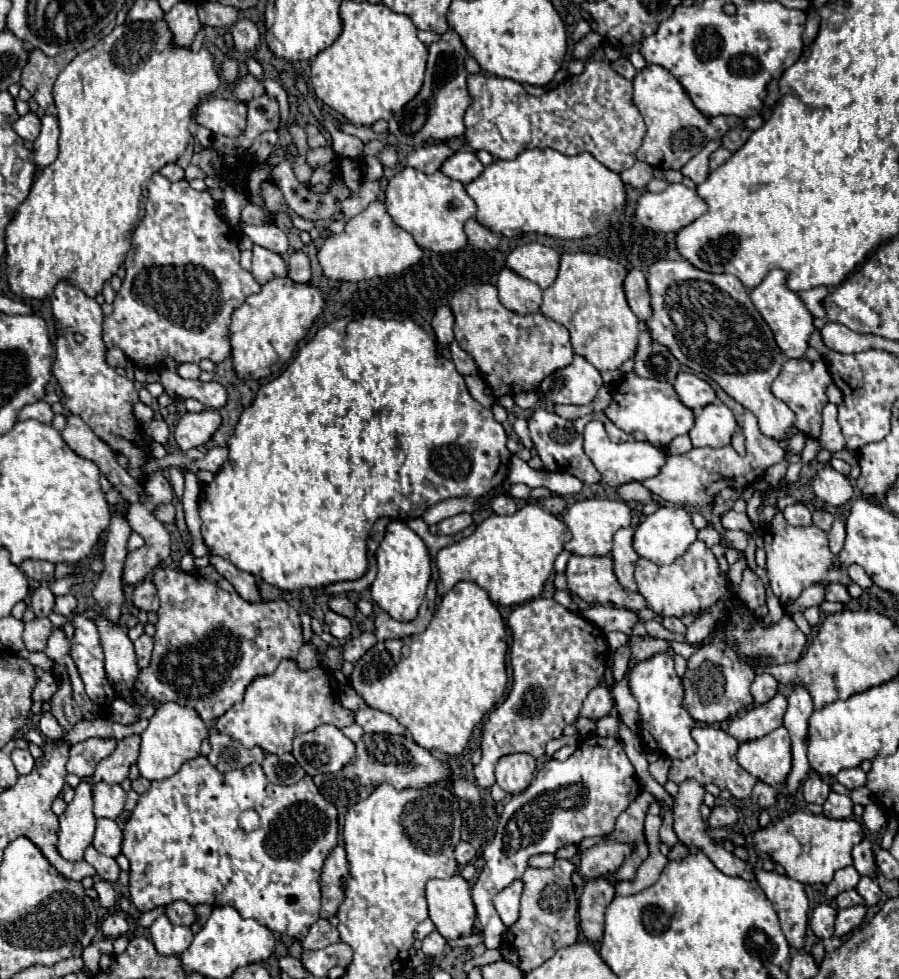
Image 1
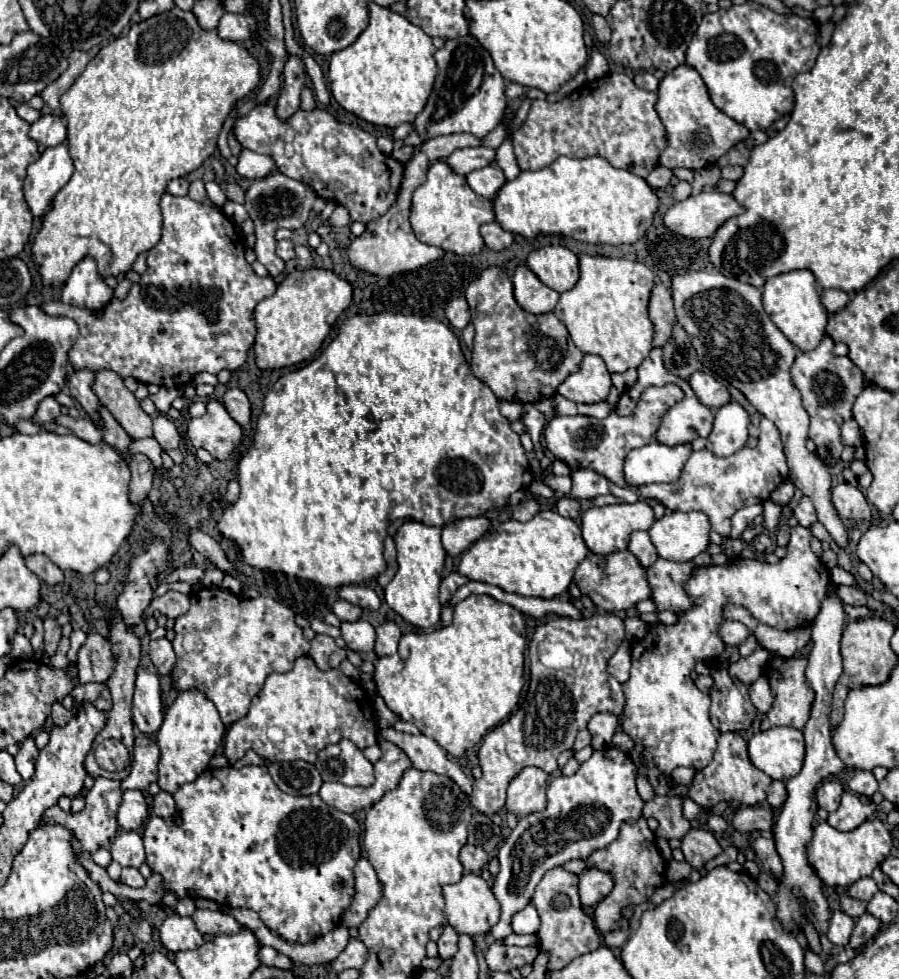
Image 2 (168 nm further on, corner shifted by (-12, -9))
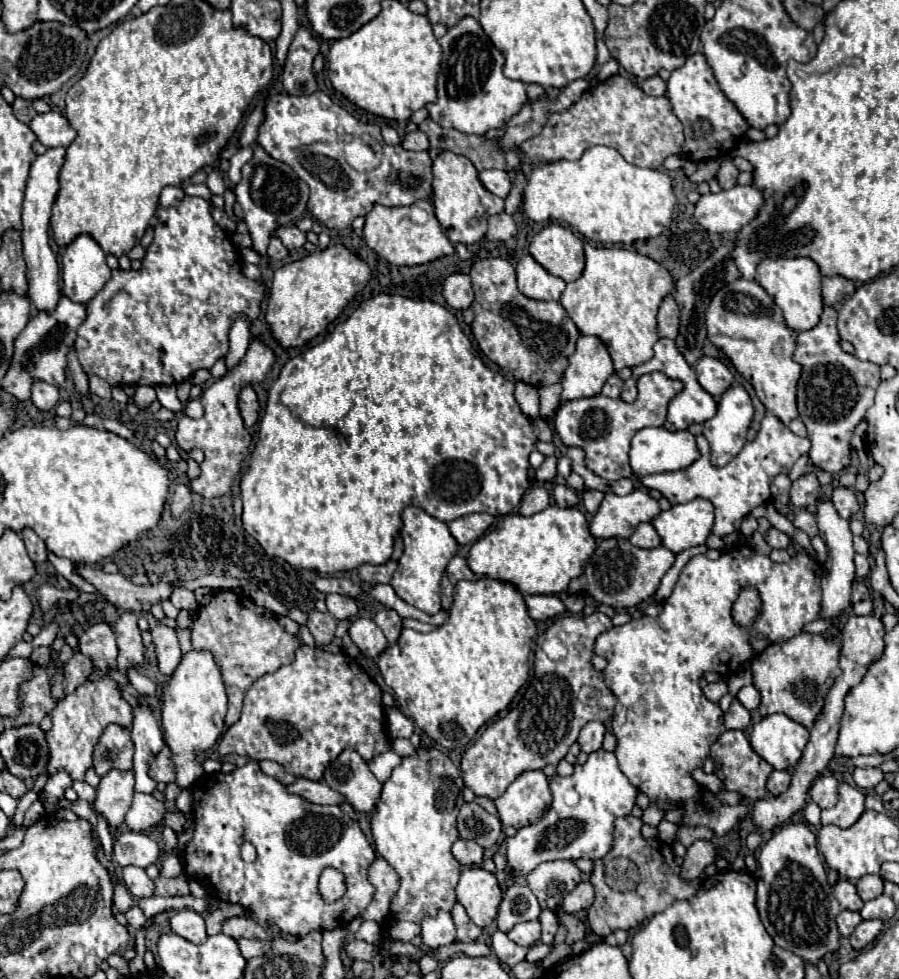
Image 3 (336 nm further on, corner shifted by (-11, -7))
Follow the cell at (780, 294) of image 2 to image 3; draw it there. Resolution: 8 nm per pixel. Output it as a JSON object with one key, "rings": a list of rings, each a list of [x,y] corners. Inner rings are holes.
{"rings":[[[767,258],[767,262],[761,262],[757,266],[755,282],[761,284],[781,308],[785,324],[795,332],[805,332],[815,328],[823,314],[821,278],[823,276],[819,272],[819,266],[809,258]]]}

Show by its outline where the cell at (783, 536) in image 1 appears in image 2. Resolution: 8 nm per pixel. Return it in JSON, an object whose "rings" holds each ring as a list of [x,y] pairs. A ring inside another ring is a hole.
{"rings":[[[796,526],[790,536],[788,554],[778,564],[760,562],[750,568],[750,558],[736,556],[722,566],[696,568],[684,584],[684,590],[694,602],[692,608],[680,612],[678,622],[672,626],[662,622],[648,624],[646,636],[632,646],[630,678],[622,684],[626,706],[620,716],[620,726],[634,744],[642,746],[648,782],[656,794],[666,794],[674,786],[670,774],[676,766],[704,768],[712,762],[720,732],[712,726],[708,716],[710,696],[696,688],[690,674],[696,662],[710,662],[726,648],[718,634],[724,622],[724,606],[742,606],[760,624],[778,630],[794,630],[812,624],[820,612],[820,602],[830,586],[830,574],[810,550],[810,538],[808,528]]]}

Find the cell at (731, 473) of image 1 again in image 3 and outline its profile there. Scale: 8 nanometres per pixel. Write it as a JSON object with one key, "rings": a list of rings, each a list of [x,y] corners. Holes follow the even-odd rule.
{"rings":[[[767,414],[761,420],[759,434],[753,442],[747,442],[743,450],[721,468],[715,468],[710,462],[710,447],[703,435],[697,436],[699,446],[699,458],[687,466],[685,470],[667,472],[667,474],[651,474],[643,476],[641,484],[649,490],[659,490],[671,504],[685,504],[695,498],[705,498],[715,508],[715,524],[713,534],[725,536],[731,532],[737,532],[741,526],[743,516],[747,516],[755,506],[765,504],[771,498],[769,486],[773,476],[777,474],[789,474],[791,466],[799,460],[801,454],[807,454],[811,448],[809,438],[795,436],[785,424],[781,424],[775,416]]]}

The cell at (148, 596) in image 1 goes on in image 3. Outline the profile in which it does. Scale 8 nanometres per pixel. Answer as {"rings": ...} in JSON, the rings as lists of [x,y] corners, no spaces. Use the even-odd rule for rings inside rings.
{"rings":[[[177,588],[169,600],[177,610],[197,610],[197,600],[195,600],[195,594],[191,590]]]}

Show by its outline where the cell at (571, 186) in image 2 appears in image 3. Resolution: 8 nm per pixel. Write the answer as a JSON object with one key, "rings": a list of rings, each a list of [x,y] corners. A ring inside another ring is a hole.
{"rings":[[[593,146],[585,150],[583,156],[575,162],[563,160],[563,162],[537,166],[527,178],[521,212],[525,218],[533,222],[547,222],[547,220],[565,222],[593,242],[629,246],[635,240],[647,240],[659,236],[671,224],[673,206],[675,206],[675,194],[671,188],[671,180],[665,172],[651,168],[637,168],[633,164],[627,164],[617,150],[607,146]]]}

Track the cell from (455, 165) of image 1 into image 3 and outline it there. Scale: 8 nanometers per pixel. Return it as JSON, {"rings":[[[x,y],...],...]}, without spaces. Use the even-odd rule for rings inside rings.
{"rings":[[[481,170],[479,180],[491,194],[499,198],[505,198],[511,190],[511,178],[505,170]]]}

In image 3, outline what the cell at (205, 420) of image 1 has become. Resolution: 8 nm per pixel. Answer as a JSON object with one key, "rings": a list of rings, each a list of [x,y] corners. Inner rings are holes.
{"rings":[[[253,340],[249,344],[245,358],[233,370],[229,370],[223,378],[219,378],[207,390],[203,390],[201,404],[205,408],[205,416],[199,418],[199,420],[189,420],[187,416],[183,416],[179,420],[179,426],[177,426],[177,432],[175,432],[175,440],[177,440],[179,448],[183,448],[183,450],[201,448],[205,452],[205,460],[199,464],[201,474],[191,480],[193,492],[197,492],[205,498],[229,494],[231,484],[241,470],[243,458],[245,458],[249,442],[251,442],[251,436],[249,436],[247,428],[243,426],[243,418],[241,418],[239,408],[237,408],[237,396],[239,396],[239,390],[245,384],[263,382],[267,372],[273,366],[273,360],[275,360],[273,352],[263,342]]]}

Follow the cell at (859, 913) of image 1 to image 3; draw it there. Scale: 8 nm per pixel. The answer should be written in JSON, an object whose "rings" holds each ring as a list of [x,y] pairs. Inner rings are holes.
{"rings":[[[863,920],[857,928],[855,928],[855,932],[849,936],[849,940],[851,940],[851,946],[855,948],[855,950],[863,950],[867,944],[871,944],[875,938],[877,938],[877,934],[883,930],[883,922],[879,922],[879,920]]]}

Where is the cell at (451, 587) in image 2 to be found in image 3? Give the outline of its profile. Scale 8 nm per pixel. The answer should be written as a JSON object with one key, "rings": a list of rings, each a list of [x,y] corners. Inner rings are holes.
{"rings":[[[455,556],[455,558],[449,562],[447,574],[449,574],[449,578],[451,578],[453,584],[459,582],[459,580],[475,580],[475,578],[477,578],[477,576],[469,570],[465,558],[461,558],[461,556]]]}

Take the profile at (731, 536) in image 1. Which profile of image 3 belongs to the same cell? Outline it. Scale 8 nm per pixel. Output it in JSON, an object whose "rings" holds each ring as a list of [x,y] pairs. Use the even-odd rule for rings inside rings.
{"rings":[[[769,528],[767,534],[765,534],[765,540],[767,540],[767,544],[769,544],[771,548],[787,548],[787,546],[789,546],[787,534],[779,532],[777,528]]]}

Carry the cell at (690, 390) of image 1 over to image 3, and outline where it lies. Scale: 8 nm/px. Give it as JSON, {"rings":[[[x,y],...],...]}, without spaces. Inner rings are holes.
{"rings":[[[703,356],[697,364],[695,364],[695,372],[697,372],[697,380],[701,384],[701,388],[705,392],[709,392],[711,396],[721,396],[733,382],[733,374],[731,370],[715,360],[715,358],[707,358]]]}

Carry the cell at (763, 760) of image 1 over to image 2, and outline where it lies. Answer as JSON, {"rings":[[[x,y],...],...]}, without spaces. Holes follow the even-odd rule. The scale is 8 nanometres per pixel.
{"rings":[[[792,726],[768,728],[748,740],[748,754],[752,764],[770,778],[788,780],[802,768],[804,736]]]}

